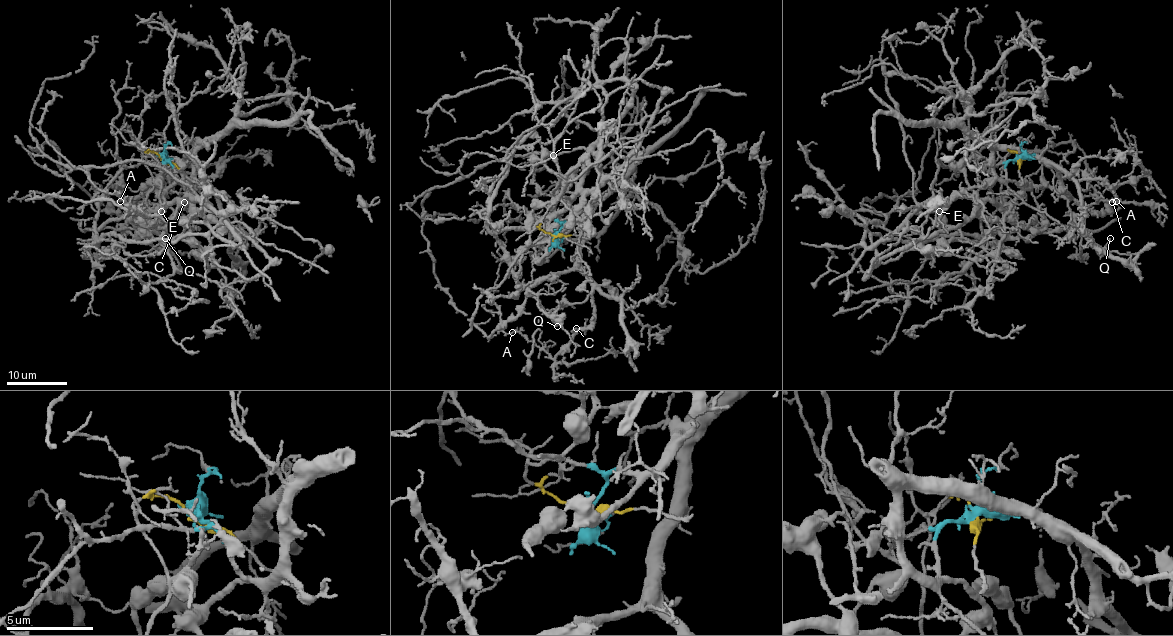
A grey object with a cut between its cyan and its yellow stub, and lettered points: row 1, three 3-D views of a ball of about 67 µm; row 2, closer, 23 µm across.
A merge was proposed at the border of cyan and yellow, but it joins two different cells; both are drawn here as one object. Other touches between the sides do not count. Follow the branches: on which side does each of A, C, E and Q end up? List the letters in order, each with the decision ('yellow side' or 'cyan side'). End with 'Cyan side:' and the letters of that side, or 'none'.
A: cyan side
C: cyan side
E: yellow side
Q: cyan side
Cyan side: A, C, Q

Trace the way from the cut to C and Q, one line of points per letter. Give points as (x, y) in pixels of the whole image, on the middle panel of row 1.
C: (555, 236), (564, 222), (579, 219), (586, 210), (580, 267), (592, 291), (594, 318), (571, 332), (576, 327)
Q: (555, 236), (564, 222), (579, 219), (586, 210), (579, 260), (567, 270), (522, 284), (556, 326)

